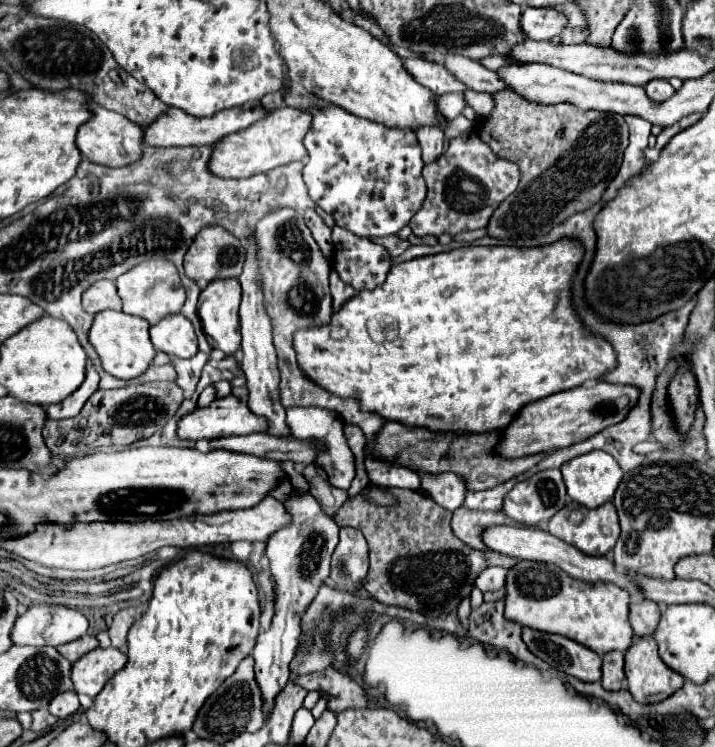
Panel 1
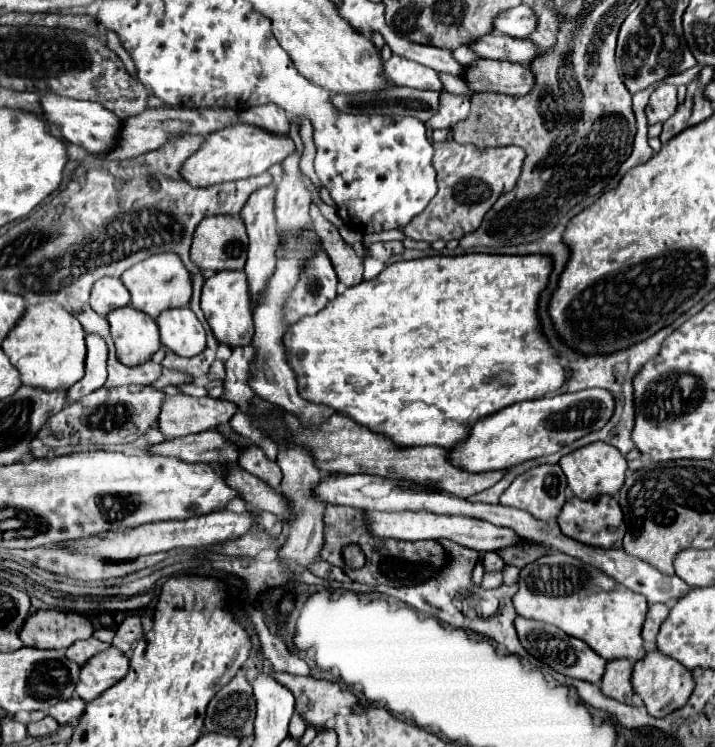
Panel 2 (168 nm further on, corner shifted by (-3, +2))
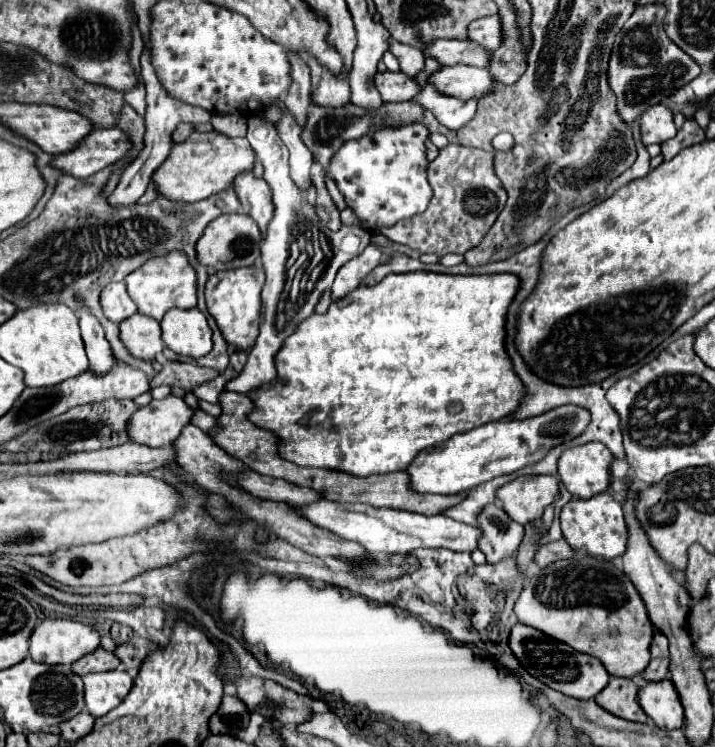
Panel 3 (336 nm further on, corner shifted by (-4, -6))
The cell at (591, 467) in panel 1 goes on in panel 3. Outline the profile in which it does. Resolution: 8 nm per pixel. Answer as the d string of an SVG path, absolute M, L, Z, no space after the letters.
M599 442L567 448L561 452L557 462L559 480L577 498L591 498L595 494L607 492L611 482L611 460L613 458L607 454L607 446Z

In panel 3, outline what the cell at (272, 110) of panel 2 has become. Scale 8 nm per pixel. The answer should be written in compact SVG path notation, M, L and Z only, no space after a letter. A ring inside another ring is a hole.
M257 116L249 118L249 132L247 140L251 148L257 154L257 160L263 164L265 174L263 178L271 186L273 192L273 206L275 214L273 220L267 226L265 240L261 244L261 260L263 268L267 272L267 280L261 292L263 308L261 308L261 326L259 326L259 338L255 346L249 352L249 360L239 376L229 380L225 384L225 390L251 394L251 390L269 384L277 378L275 372L275 354L279 352L283 340L295 332L299 322L309 318L315 312L317 302L321 300L323 292L331 288L337 270L349 262L355 254L359 254L371 240L371 234L361 228L343 226L339 232L331 232L319 216L315 214L315 208L303 198L301 190L289 176L289 152L283 146L277 128L271 122L265 122ZM347 234L353 234L359 238L359 246L355 254L343 252L341 244Z

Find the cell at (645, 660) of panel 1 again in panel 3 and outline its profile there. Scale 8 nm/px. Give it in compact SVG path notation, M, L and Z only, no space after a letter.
M671 680L651 682L639 690L639 704L661 730L677 730L683 726L683 706Z

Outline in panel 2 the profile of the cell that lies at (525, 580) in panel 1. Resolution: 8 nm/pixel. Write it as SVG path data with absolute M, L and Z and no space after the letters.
M548 552L520 570L518 586L512 602L520 616L558 626L562 632L584 640L604 660L640 660L644 656L640 632L648 610L646 598L614 582L614 578L608 578L600 570L564 552Z

